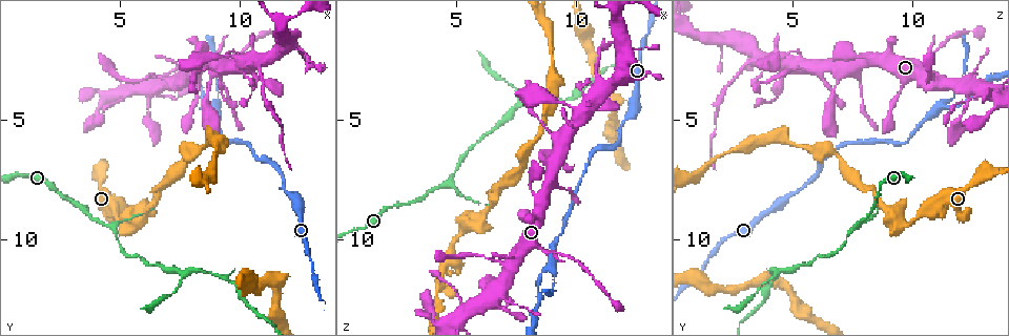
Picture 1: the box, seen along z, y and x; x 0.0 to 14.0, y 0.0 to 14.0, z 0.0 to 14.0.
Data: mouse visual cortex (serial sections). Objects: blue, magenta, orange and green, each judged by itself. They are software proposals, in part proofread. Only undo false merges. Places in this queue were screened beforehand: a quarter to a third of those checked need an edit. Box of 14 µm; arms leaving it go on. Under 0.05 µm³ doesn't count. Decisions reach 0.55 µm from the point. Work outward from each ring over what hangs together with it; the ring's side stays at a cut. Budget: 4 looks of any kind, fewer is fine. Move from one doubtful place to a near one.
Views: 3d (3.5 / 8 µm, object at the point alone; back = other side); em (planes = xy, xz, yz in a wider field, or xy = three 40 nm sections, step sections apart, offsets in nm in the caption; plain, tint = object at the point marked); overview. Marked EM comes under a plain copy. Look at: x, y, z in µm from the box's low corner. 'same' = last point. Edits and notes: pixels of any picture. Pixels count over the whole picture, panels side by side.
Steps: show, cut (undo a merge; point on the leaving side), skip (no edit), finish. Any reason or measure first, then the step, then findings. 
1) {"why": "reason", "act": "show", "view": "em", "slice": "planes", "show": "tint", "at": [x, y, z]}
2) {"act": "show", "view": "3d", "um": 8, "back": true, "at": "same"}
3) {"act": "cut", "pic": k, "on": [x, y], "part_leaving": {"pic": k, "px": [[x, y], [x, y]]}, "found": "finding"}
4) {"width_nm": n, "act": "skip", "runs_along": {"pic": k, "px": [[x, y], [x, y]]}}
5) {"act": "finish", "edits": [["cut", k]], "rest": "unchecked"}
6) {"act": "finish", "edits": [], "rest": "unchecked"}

{"why": "side arm on a straight run", "act": "show", "view": "3d", "um": 3.5, "at": [7.6, 11.4, 4.4]}

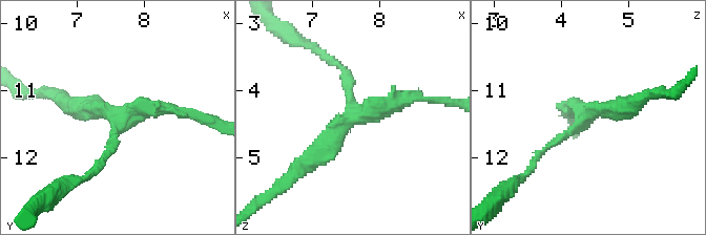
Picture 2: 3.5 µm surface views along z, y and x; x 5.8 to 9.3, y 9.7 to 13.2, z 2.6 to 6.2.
{"act": "show", "view": "em", "slice": "xy", "step": 2, "show": "tint", "at": [7.60, 11.35, 4.40]}

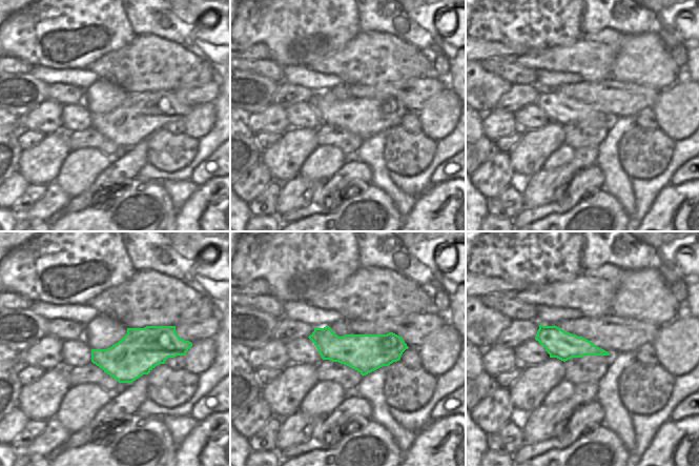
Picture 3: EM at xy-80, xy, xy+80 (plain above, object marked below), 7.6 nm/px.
{"arm_widths_nm": [150, 200, 300], "act": "skip", "runs_along": {"pic": 2, "px": [[302, 167], [344, 124], [417, 97]]}, "found": "all the same cell"}

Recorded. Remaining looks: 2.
{"why": "sudden change in width", "act": "show", "view": "3d", "um": 3.5, "at": [9.8, 11.7, 4.1]}

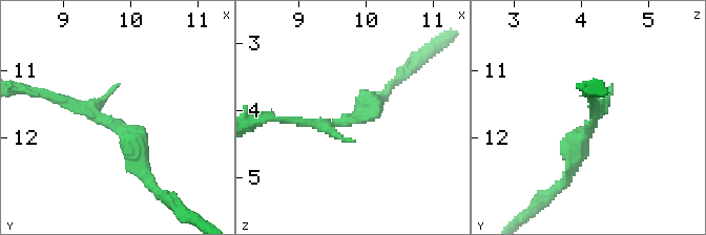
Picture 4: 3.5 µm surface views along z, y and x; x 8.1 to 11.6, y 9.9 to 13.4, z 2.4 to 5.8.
{"act": "show", "view": "em", "slice": "planes", "show": "tint", "at": [9.75, 11.75, 4.15]}

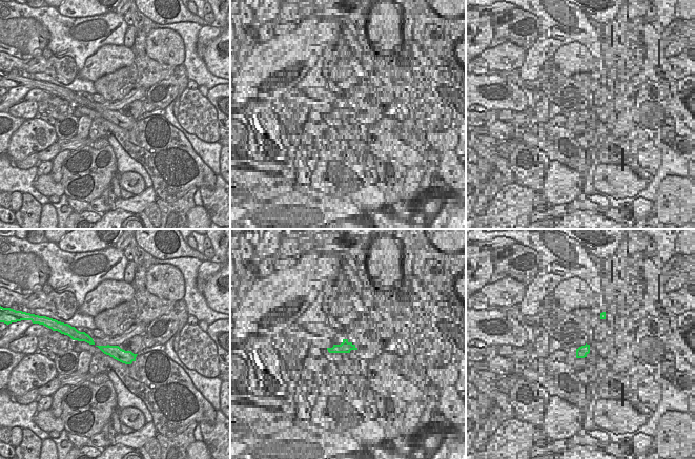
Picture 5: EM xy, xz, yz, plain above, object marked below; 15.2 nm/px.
{"width_nm": 200, "act": "skip", "runs_along": {"pic": 4, "px": [[50, 97], [122, 129], [147, 174]]}, "found": "one cell here"}

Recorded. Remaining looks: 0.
{"act": "finish", "edits": [], "rest": "unchecked"}

